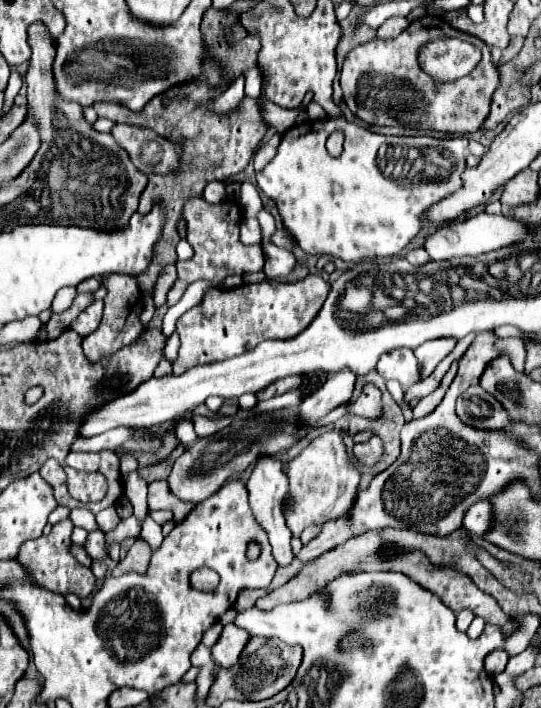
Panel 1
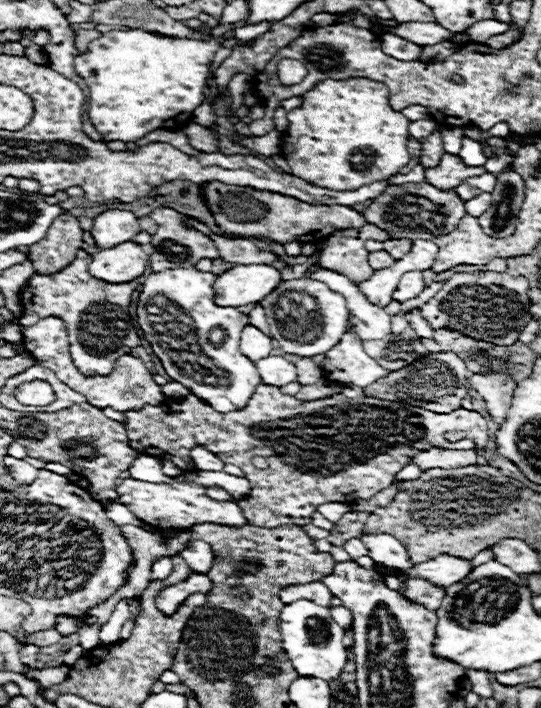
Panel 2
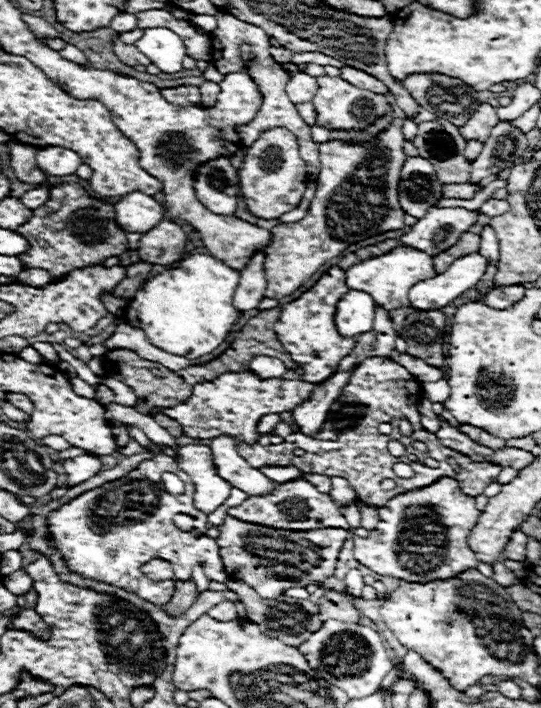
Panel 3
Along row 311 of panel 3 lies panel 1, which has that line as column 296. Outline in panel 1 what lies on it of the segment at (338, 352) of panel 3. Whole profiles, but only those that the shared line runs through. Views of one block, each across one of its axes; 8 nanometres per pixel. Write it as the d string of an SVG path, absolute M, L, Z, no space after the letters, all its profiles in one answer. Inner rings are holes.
M306 276L300 282L264 280L262 284L244 284L230 290L212 288L200 306L190 308L176 322L176 332L180 334L182 344L178 358L172 362L174 374L184 374L198 364L244 354L270 338L294 338L316 318L316 312L320 312L328 298L328 290L330 284L320 276Z

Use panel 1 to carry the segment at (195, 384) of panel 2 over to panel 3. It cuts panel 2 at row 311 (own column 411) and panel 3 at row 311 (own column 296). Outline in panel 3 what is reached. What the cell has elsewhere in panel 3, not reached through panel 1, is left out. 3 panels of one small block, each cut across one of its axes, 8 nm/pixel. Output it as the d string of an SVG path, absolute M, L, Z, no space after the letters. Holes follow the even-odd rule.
M192 254L174 264L174 268L164 270L162 274L146 280L136 290L134 298L126 306L124 320L140 330L144 330L146 338L156 346L170 354L184 356L188 360L200 358L204 354L214 352L232 332L236 322L240 320L242 312L234 308L234 292L238 286L238 270L226 266L222 260L216 260L212 254Z

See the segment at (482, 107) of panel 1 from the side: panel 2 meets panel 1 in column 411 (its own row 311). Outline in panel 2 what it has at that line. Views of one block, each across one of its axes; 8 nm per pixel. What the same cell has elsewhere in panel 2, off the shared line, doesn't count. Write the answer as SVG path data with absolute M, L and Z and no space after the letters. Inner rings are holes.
M80 250L76 260L66 270L62 270L62 282L68 282L74 288L52 288L54 276L34 274L28 282L28 288L20 294L22 316L18 322L22 326L32 326L40 318L48 316L64 320L76 368L82 374L110 374L120 356L130 354L132 348L142 344L126 312L130 306L130 294L136 290L140 282L138 280L124 282L118 284L118 288L116 284L100 282L98 278L92 278L92 274L88 272L90 262L92 256Z

